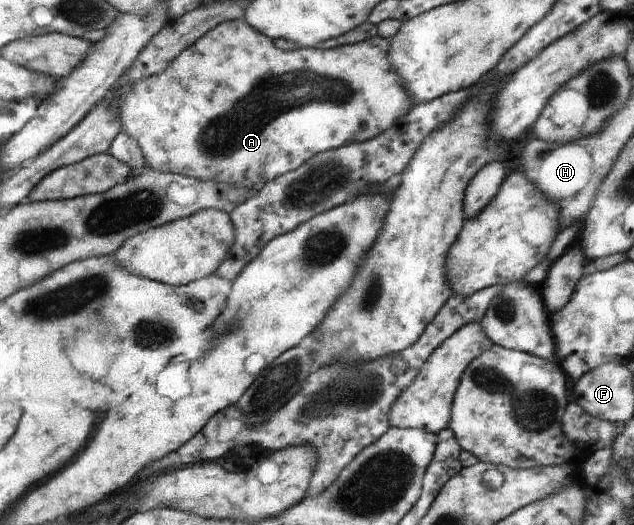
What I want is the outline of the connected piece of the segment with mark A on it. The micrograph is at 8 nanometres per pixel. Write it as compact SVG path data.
M231 19L215 25L205 35L199 37L193 45L187 47L180 55L174 57L163 73L147 77L145 81L121 87L117 97L113 99L113 109L119 115L122 131L131 135L139 143L148 168L161 170L173 174L182 174L201 181L214 181L215 183L231 183L236 187L260 188L277 177L286 176L287 173L306 164L311 157L331 149L342 149L343 145L356 142L365 142L377 137L391 128L399 117L406 115L415 105L411 95L401 87L397 73L391 69L389 63L390 41L380 36L360 42L330 49L296 48L291 51L278 49L270 38L250 27L245 21Z

